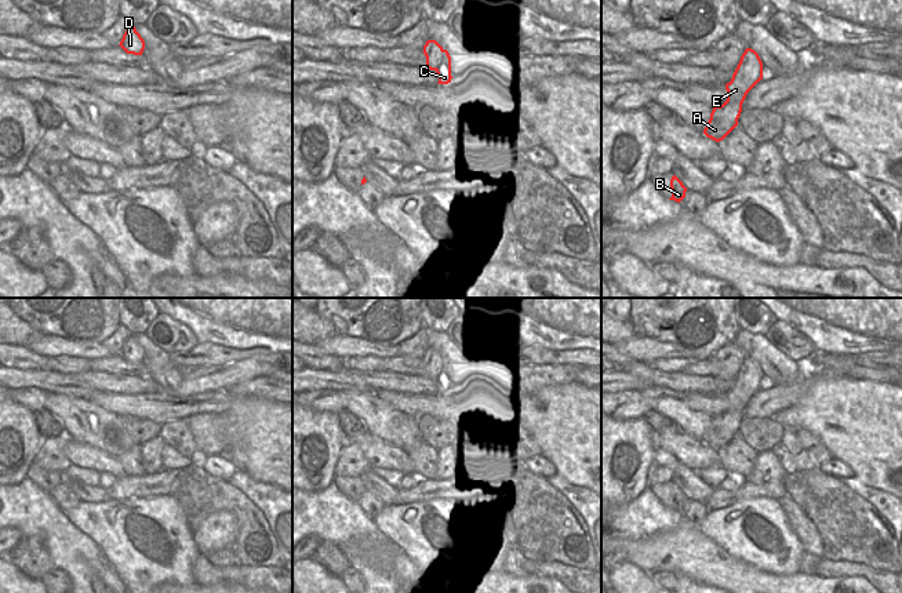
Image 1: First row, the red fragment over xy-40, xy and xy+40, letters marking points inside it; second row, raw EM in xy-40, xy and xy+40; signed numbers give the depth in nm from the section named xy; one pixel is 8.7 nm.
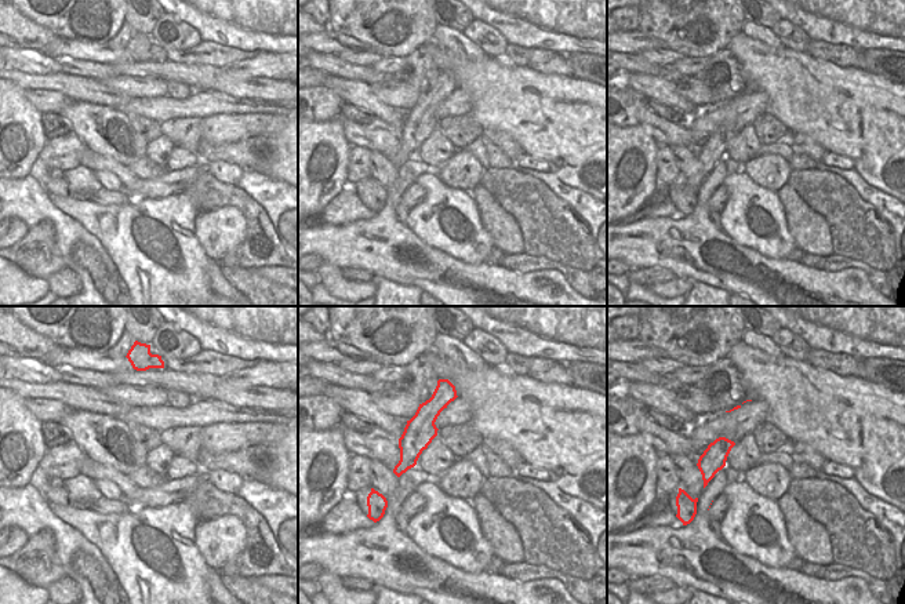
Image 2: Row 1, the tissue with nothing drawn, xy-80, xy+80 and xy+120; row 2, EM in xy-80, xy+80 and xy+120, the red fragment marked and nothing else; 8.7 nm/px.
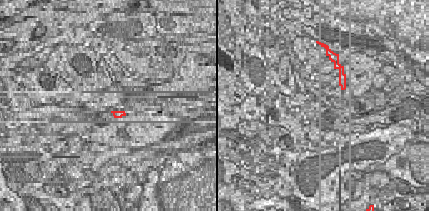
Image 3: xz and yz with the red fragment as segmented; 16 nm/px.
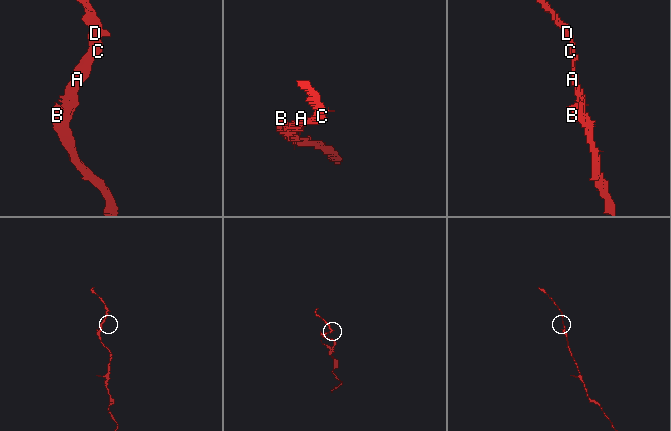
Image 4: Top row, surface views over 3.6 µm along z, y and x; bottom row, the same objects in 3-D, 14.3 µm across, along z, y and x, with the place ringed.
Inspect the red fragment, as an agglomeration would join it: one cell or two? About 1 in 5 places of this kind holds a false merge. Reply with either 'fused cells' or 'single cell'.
single cell

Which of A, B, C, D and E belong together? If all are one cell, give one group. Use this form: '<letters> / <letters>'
A B C D E

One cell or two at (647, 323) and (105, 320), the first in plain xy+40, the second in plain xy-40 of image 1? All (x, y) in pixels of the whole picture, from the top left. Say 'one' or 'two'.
one

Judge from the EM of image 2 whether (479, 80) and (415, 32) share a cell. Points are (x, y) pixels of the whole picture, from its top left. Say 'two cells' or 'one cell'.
two cells

